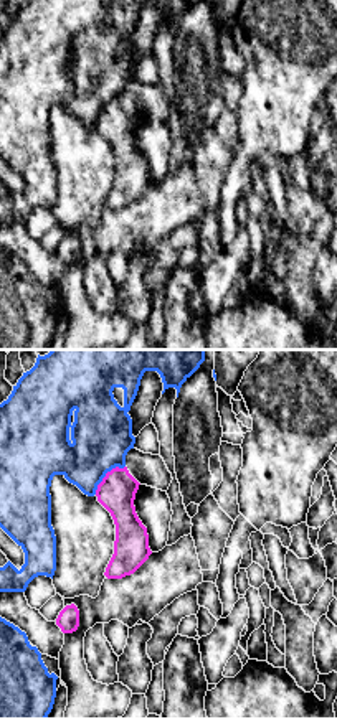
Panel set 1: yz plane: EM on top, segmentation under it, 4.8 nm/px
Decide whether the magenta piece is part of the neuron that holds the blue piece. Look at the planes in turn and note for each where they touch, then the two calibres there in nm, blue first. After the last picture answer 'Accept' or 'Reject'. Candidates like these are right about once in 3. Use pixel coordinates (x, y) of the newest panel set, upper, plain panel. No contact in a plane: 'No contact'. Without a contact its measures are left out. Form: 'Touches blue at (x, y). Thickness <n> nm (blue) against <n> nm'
Touches blue at (104, 106). Thickness 300 nm (blue) against 180 nm

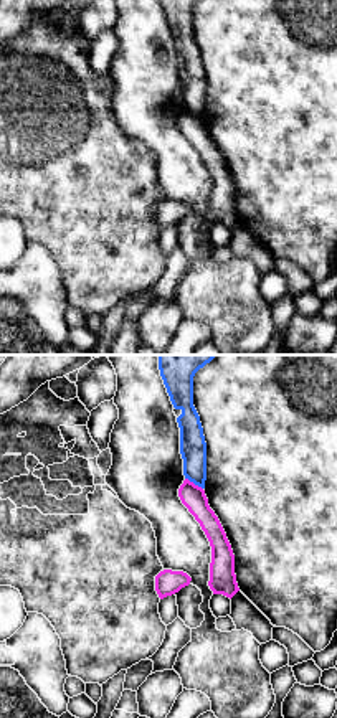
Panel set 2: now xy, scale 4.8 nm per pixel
Touches blue at (194, 113). Thickness 130 nm (blue) against 120 nm

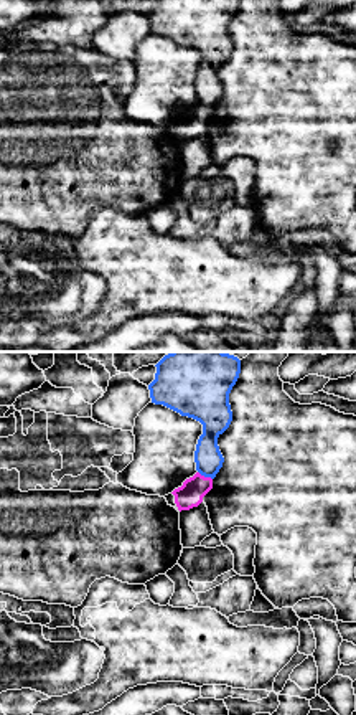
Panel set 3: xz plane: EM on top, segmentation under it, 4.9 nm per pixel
Touches blue at (205, 106). Thickness 140 nm (blue) against 120 nm

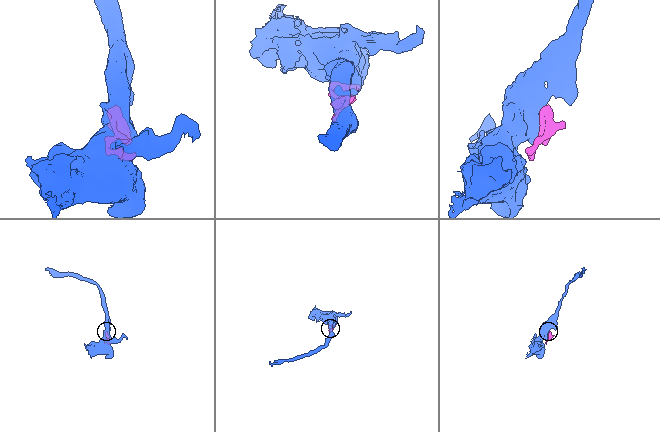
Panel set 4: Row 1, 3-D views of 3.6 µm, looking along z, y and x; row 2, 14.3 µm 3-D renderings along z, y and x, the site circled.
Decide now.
Reject

